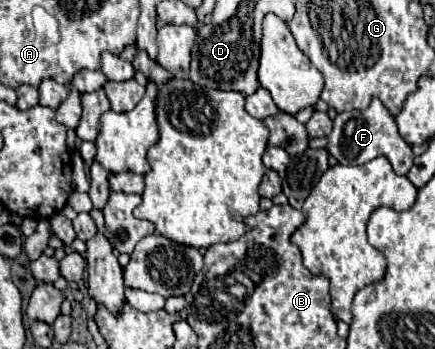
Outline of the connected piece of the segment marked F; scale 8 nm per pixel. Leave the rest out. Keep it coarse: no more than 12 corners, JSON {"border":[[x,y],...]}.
{"border":[[379,98],[333,120],[339,164],[385,156],[399,176],[415,158]]}

